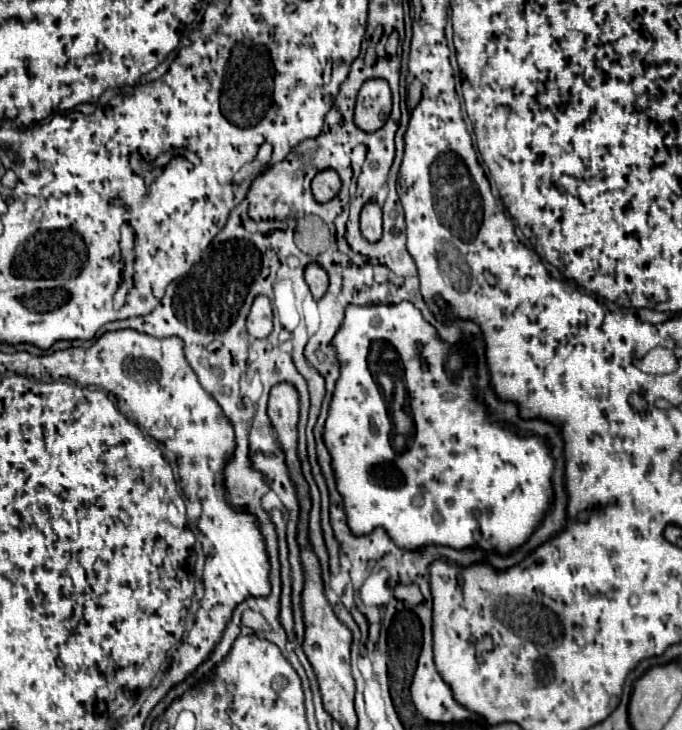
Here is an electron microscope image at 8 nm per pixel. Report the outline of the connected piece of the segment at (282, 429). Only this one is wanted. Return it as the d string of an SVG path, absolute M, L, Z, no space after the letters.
M280 382L272 388L268 402L268 416L276 428L280 446L288 456L292 480L300 488L298 500L304 502L308 494L306 494L306 482L300 474L300 458L298 458L298 392L292 384Z

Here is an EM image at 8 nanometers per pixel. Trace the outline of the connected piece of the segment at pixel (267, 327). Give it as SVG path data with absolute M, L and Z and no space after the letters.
M258 296L252 304L252 310L248 314L246 326L248 326L248 334L252 338L266 338L272 332L272 302L266 296Z

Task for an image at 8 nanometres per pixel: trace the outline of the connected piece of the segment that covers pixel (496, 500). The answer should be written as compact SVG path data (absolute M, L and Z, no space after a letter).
M400 302L396 306L348 306L344 322L334 338L334 348L340 360L340 380L336 384L330 416L324 426L324 442L332 456L332 466L338 482L338 492L344 496L344 510L348 512L348 526L352 532L368 534L374 528L384 528L392 540L402 548L418 548L424 544L444 544L452 548L488 548L500 554L508 554L516 550L520 544L528 540L534 528L540 524L544 512L550 508L552 484L550 476L554 470L554 462L548 446L538 436L516 436L512 430L504 428L498 422L488 422L484 406L474 400L472 392L472 376L474 368L462 370L458 378L450 378L444 370L444 358L448 354L448 344L442 344L436 336L434 326L430 326L418 308L410 302Z

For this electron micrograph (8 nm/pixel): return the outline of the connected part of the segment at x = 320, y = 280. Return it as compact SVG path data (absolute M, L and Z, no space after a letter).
M310 264L304 272L304 278L306 278L306 284L308 284L314 300L320 300L328 290L328 274L318 264Z

